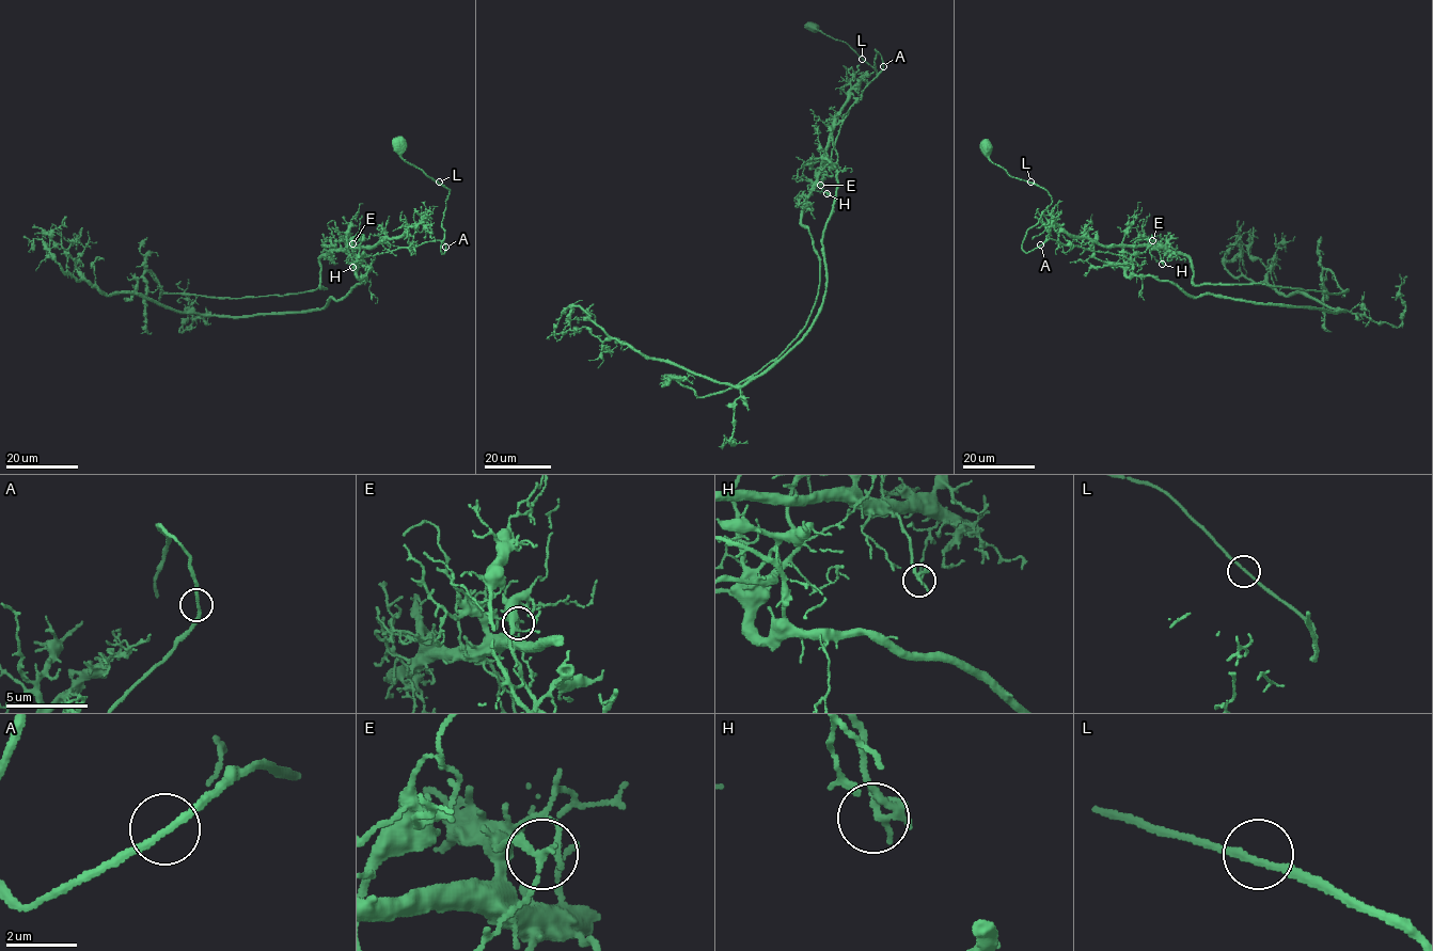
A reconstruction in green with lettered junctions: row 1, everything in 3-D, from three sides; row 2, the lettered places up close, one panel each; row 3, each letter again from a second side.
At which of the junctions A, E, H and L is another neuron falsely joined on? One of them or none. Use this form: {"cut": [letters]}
{"cut": ["E"]}

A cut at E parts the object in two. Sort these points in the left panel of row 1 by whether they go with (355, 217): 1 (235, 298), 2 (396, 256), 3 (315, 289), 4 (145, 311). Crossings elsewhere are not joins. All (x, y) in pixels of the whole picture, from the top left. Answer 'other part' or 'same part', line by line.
1: other part
2: other part
3: other part
4: other part

